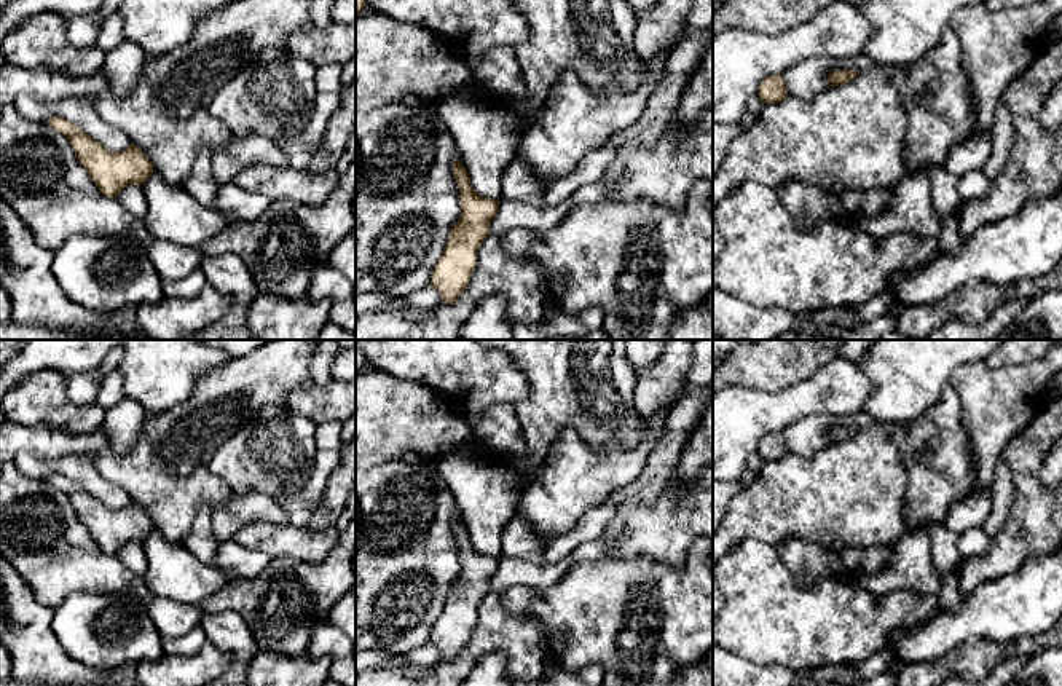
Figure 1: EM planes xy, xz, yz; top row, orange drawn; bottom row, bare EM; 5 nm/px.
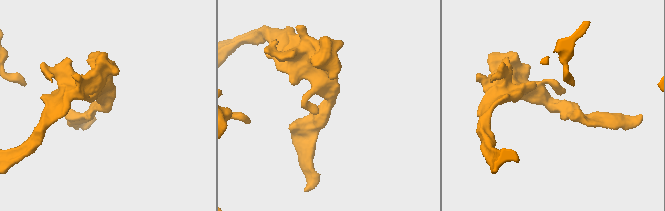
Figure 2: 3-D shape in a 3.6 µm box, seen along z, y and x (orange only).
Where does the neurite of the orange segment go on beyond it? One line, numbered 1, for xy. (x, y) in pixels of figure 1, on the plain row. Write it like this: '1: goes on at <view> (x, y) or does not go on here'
1: does not go on here

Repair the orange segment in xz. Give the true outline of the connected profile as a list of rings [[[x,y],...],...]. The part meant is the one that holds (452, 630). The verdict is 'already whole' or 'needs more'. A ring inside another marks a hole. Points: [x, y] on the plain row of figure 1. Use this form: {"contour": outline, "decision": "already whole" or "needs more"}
{"contour": [[[454,517],[453,531],[459,546],[461,574],[451,584],[446,603],[434,624],[431,641],[440,649],[442,660],[454,660],[467,646],[477,622],[477,609],[491,592],[491,578],[499,558],[474,549],[466,523]]], "decision": "already whole"}

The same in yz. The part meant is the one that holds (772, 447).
{"contour": [[[781,431],[762,437],[757,453],[764,461],[778,461],[788,455]]], "decision": "already whole"}

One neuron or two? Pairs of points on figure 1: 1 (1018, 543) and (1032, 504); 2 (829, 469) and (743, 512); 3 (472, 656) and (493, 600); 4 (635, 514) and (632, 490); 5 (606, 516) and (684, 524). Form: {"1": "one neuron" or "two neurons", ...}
{"1": "one neuron", "2": "one neuron", "3": "one neuron", "4": "two neurons", "5": "two neurons"}

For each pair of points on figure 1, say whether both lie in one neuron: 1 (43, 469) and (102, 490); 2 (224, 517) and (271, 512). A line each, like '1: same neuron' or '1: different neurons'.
1: same neuron
2: same neuron

